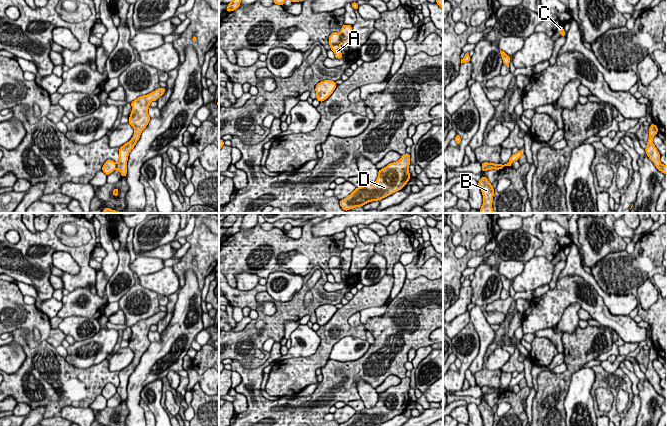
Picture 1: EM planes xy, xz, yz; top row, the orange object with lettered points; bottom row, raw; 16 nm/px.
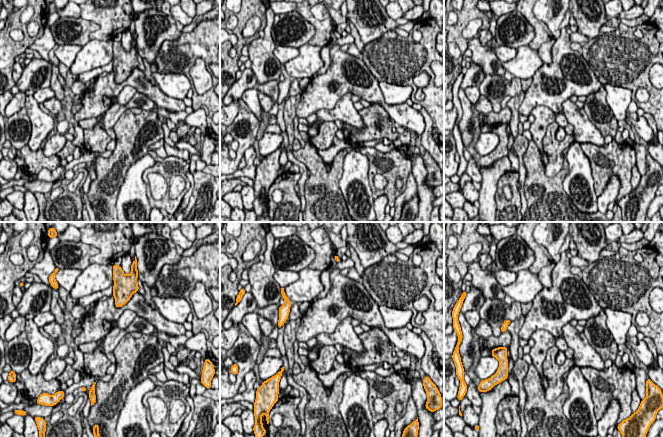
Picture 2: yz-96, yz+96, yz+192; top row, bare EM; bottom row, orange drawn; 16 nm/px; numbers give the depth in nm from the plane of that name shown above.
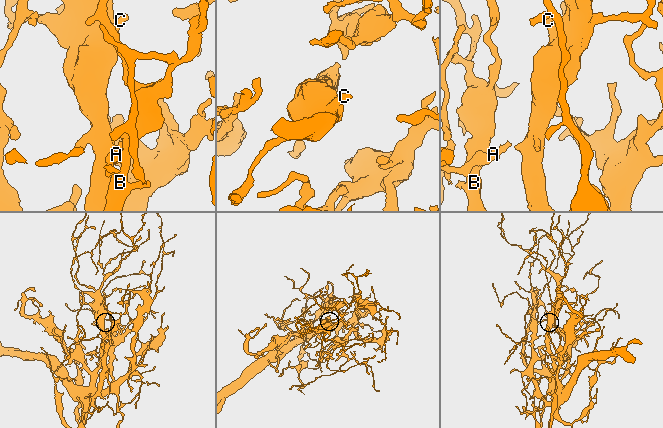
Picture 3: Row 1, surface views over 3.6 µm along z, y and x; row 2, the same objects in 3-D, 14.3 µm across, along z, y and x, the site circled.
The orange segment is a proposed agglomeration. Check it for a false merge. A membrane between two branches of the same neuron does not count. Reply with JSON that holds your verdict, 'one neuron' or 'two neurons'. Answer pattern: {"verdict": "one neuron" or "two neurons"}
{"verdict": "two neurons"}

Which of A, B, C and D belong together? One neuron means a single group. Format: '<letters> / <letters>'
A / B C D

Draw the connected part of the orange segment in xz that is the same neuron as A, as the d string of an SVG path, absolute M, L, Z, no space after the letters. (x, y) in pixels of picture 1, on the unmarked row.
M337 256L331 257L328 262L330 273L334 276L335 282L337 283L341 283L344 281L341 277L341 270L339 269L340 263L341 260Z

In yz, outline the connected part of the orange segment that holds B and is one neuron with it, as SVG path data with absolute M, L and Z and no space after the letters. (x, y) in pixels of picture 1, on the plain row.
M486 400L481 401L481 403L478 405L478 409L483 419L483 426L493 426L494 413Z

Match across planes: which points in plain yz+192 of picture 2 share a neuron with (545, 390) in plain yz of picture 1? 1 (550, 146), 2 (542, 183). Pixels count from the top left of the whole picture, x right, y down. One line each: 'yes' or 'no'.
1: no
2: yes

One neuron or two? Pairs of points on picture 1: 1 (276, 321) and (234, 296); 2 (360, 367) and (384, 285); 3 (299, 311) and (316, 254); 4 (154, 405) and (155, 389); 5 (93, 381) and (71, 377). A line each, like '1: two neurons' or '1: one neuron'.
1: two neurons
2: two neurons
3: two neurons
4: one neuron
5: one neuron

